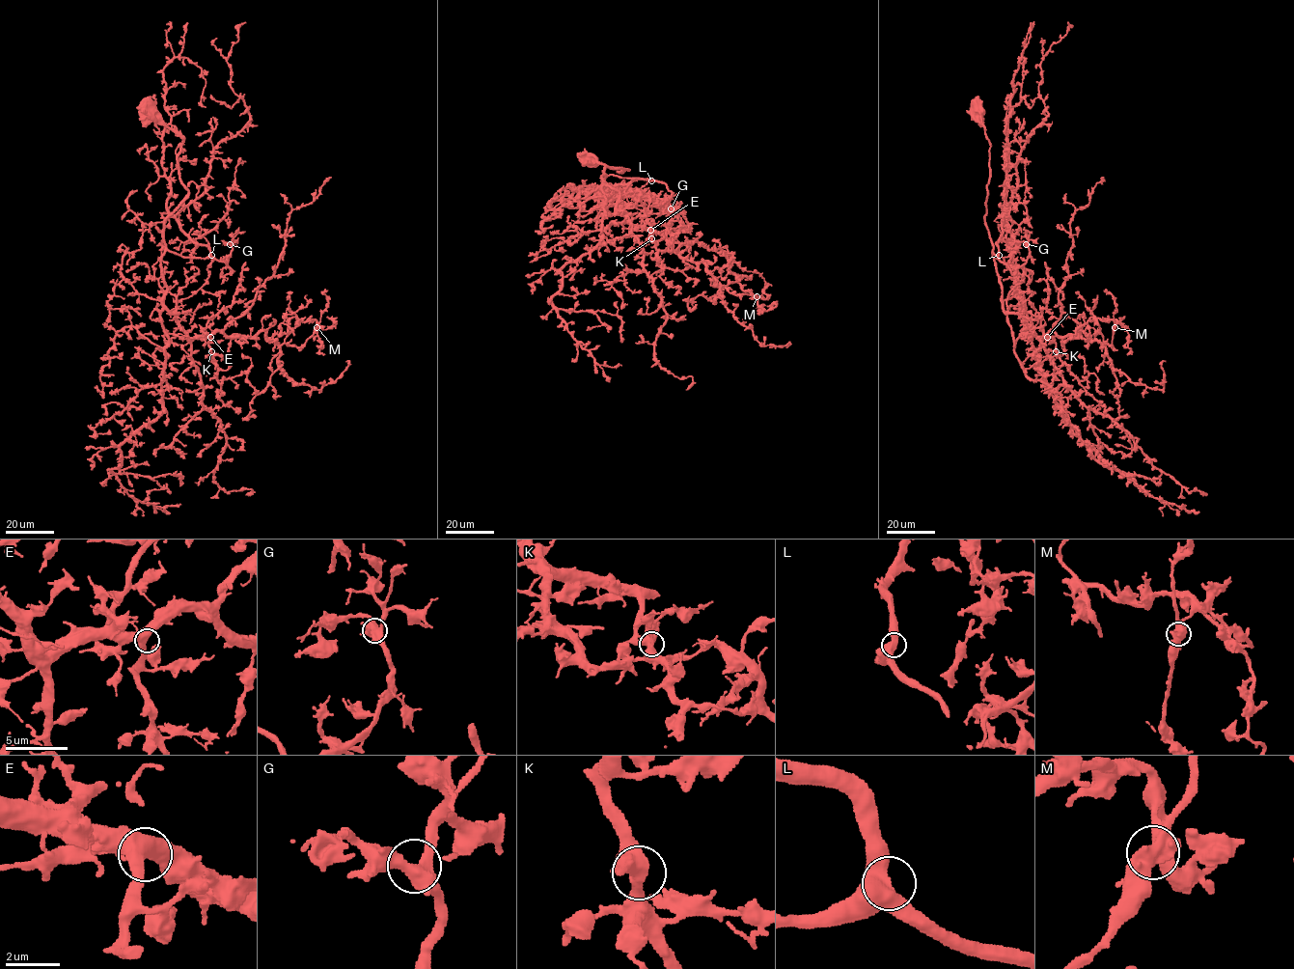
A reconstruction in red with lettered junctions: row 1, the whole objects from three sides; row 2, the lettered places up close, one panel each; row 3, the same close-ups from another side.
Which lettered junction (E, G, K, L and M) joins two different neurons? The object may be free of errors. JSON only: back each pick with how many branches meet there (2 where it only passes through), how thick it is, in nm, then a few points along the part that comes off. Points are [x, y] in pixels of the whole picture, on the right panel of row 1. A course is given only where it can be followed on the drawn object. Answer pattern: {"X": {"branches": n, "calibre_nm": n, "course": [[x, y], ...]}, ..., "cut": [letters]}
{"M": {"branches": 3, "calibre_nm": 500, "course": [[1115, 327], [1116, 320], [1104, 321], [1091, 318], [1084, 324], [1095, 330], [1094, 333]]}, "cut": ["M"]}

